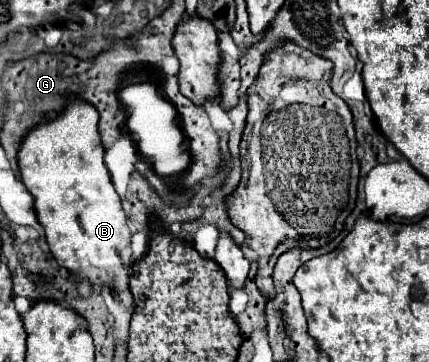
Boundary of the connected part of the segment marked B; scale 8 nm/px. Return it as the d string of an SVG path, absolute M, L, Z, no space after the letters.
M77 100L51 122L31 130L19 150L19 168L23 184L35 196L39 224L45 230L49 250L59 266L91 286L111 286L133 312L129 292L131 274L131 232L127 218L113 188L109 170L103 162L103 144L97 132L97 110Z

